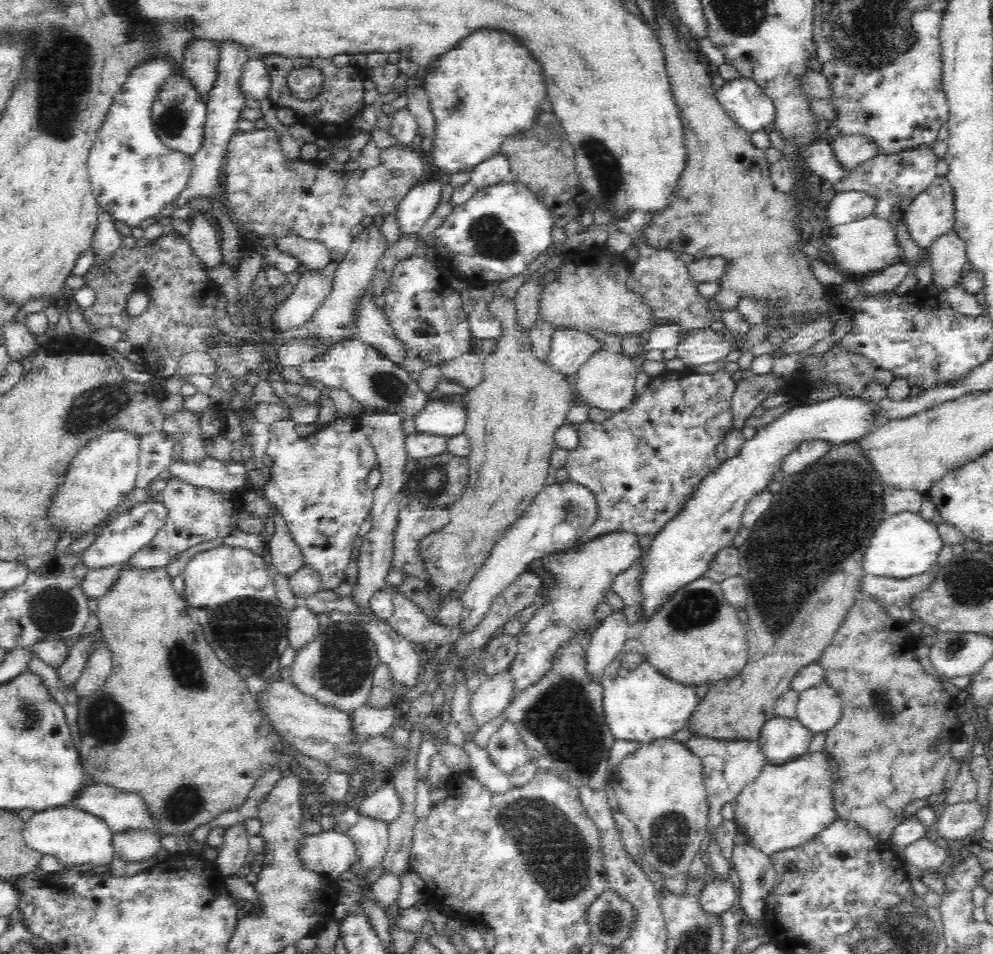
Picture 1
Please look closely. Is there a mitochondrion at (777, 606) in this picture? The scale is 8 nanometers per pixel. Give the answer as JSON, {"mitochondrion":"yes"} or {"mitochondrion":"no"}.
{"mitochondrion":"yes"}

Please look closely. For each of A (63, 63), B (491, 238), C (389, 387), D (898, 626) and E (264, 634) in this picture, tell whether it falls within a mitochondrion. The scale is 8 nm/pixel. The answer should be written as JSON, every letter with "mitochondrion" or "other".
{"A":"mitochondrion","B":"mitochondrion","C":"mitochondrion","D":"other","E":"mitochondrion"}

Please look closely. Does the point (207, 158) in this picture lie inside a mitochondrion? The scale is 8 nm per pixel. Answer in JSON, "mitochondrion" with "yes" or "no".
{"mitochondrion":"no"}

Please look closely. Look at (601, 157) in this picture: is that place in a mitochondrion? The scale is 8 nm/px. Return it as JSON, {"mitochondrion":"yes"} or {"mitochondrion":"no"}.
{"mitochondrion":"yes"}

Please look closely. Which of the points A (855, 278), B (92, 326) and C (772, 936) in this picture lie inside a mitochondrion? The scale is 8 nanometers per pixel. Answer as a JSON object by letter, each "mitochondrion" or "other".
{"A":"other","B":"other","C":"other"}

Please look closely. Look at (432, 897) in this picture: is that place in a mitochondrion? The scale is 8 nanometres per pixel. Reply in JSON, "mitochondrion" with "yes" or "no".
{"mitochondrion":"no"}

